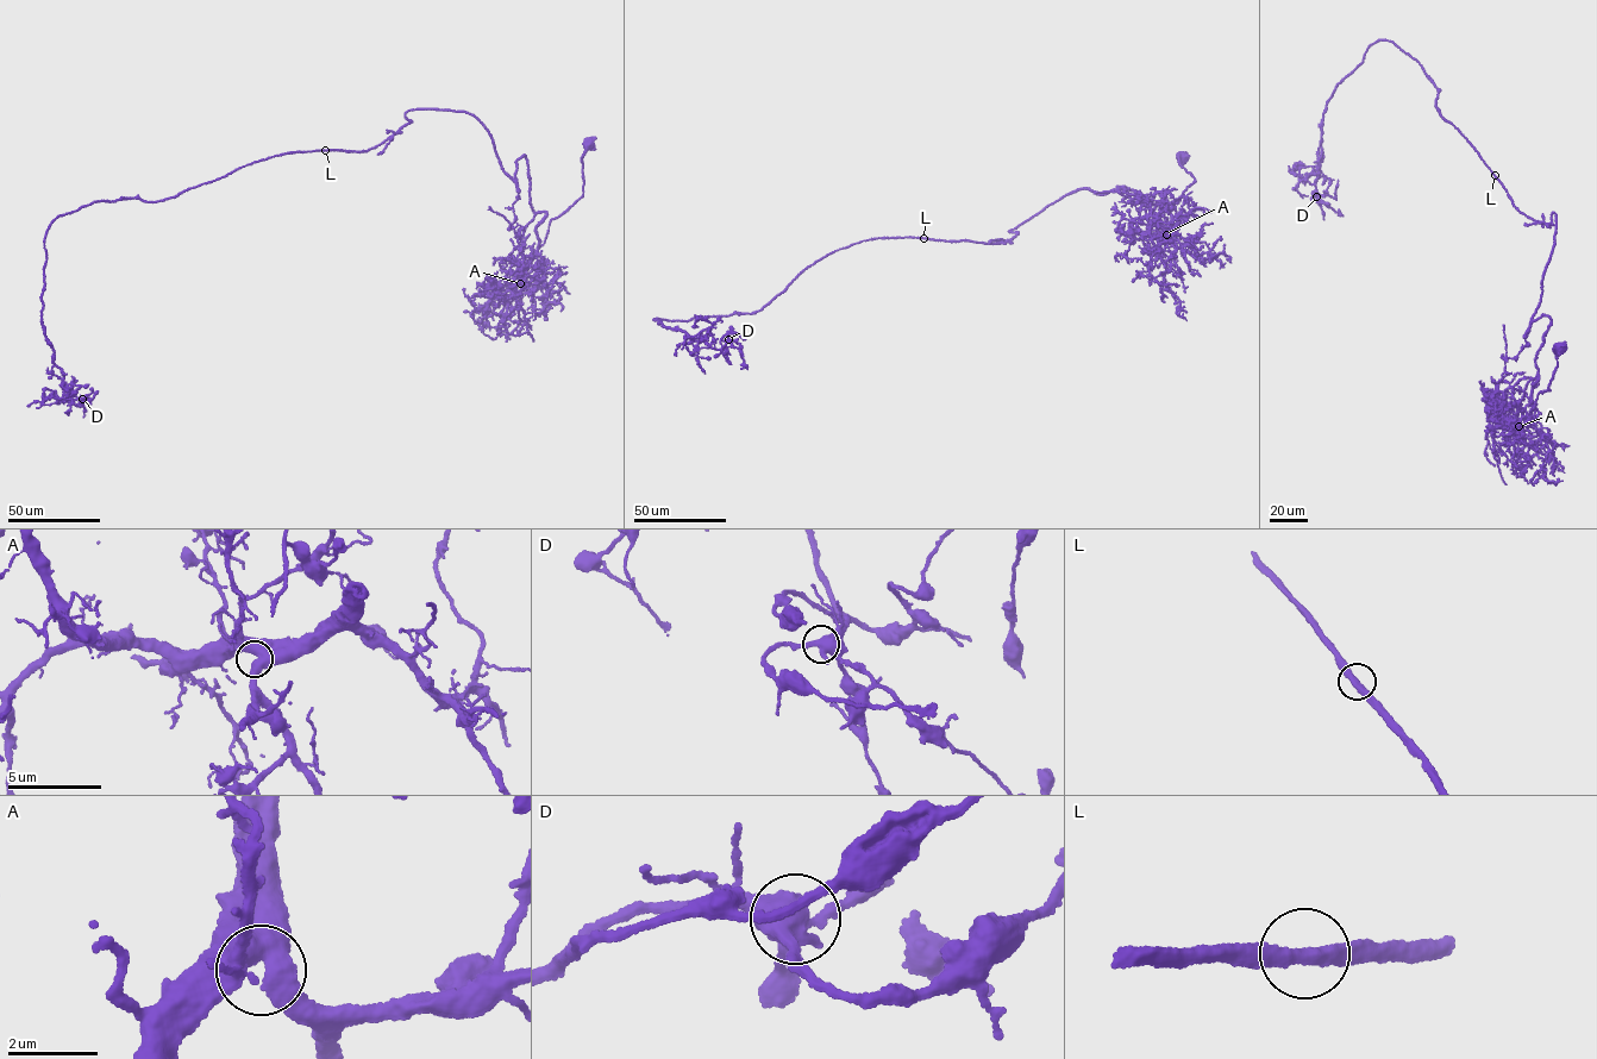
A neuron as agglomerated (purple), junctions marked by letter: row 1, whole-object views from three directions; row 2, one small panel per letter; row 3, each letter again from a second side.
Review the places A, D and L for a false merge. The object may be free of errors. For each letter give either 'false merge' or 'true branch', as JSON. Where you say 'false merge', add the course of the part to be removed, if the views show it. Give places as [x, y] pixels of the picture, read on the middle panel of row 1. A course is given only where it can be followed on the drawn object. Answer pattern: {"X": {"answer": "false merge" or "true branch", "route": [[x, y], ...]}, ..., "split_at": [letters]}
{"A": {"answer": "true branch"}, "D": {"answer": "true branch"}, "L": {"answer": "true branch"}, "split_at": []}

